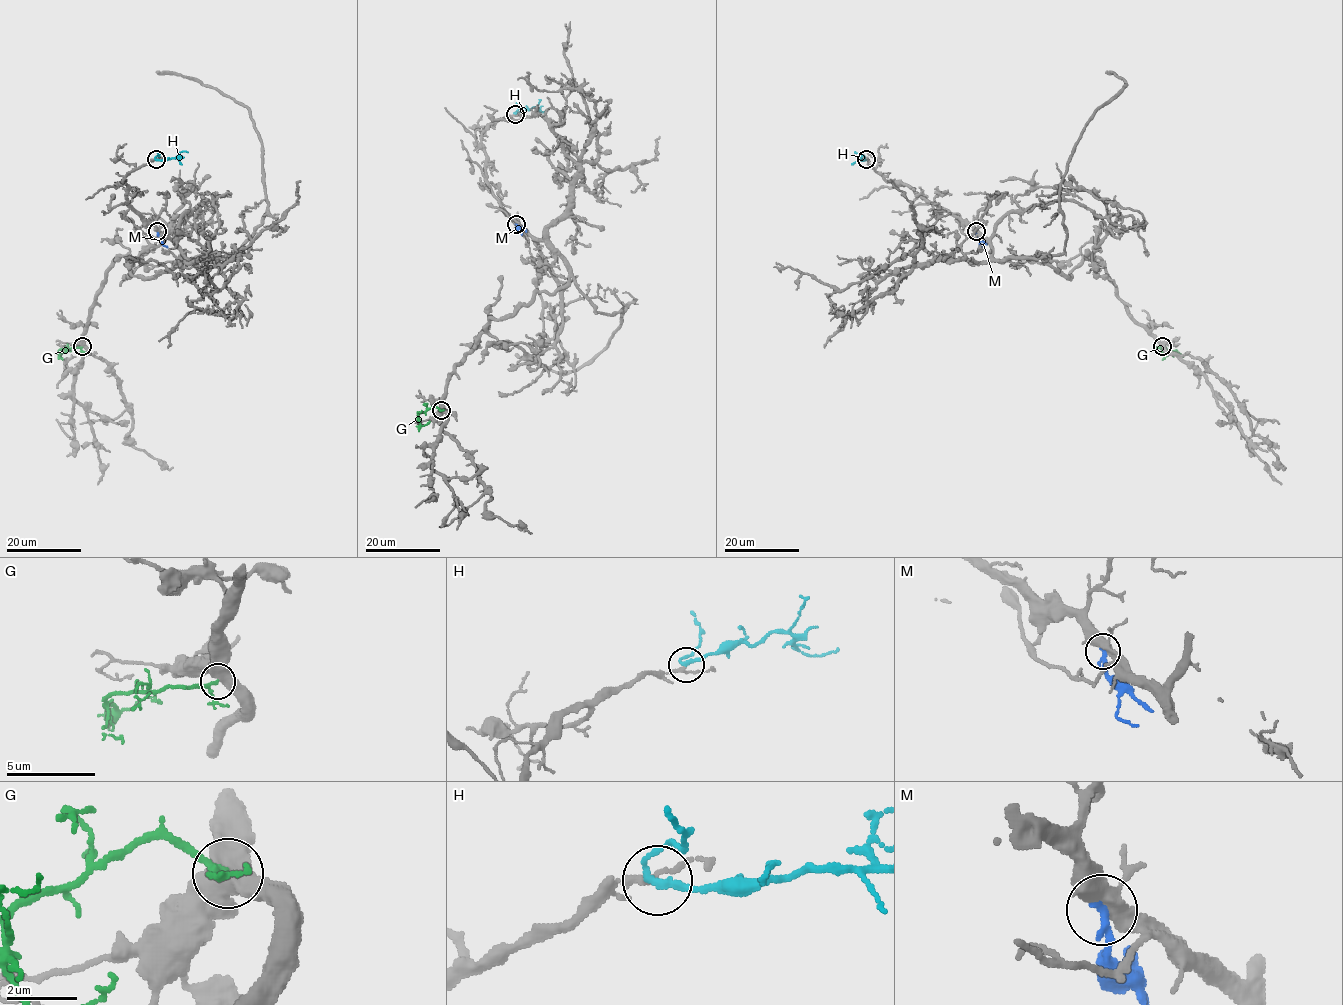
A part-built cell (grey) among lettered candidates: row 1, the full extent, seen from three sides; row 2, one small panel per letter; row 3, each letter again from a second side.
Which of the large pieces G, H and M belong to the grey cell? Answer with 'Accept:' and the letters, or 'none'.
Accept: H

